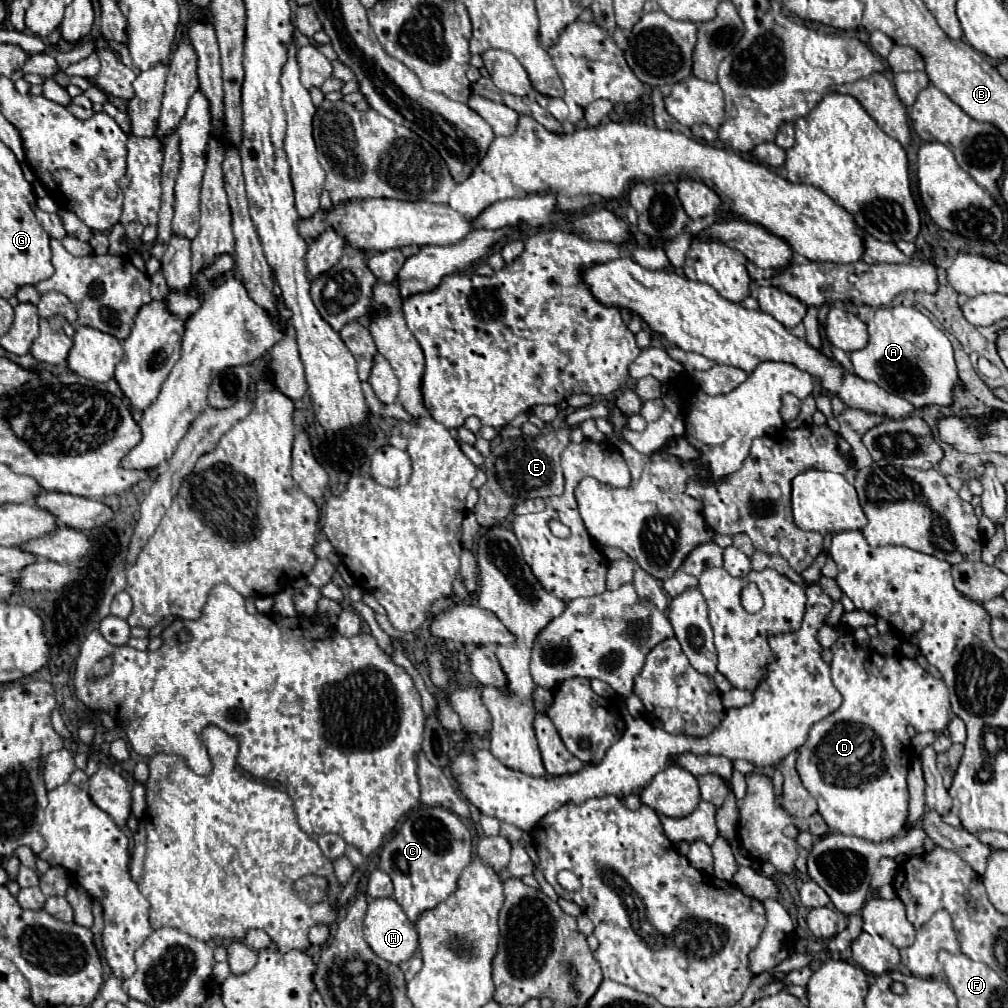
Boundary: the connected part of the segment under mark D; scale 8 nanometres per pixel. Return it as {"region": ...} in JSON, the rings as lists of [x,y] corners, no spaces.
{"region":[[[842,629],[842,635],[830,649],[834,655],[830,663],[832,683],[842,695],[842,705],[810,729],[808,741],[800,747],[796,769],[808,793],[818,801],[818,813],[824,817],[830,831],[862,837],[874,843],[888,841],[900,835],[908,823],[906,773],[910,767],[911,739],[906,727],[910,725],[910,719],[916,717],[916,709],[919,709],[925,731],[933,731],[936,735],[943,733],[952,715],[948,689],[942,679],[932,677],[914,659],[884,657],[858,647],[854,643],[852,629]]]}

